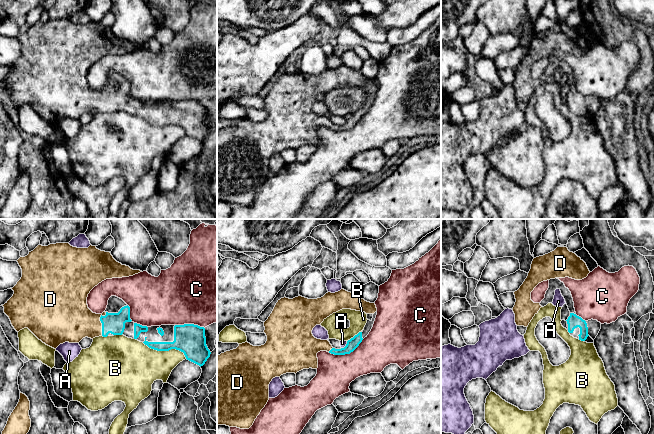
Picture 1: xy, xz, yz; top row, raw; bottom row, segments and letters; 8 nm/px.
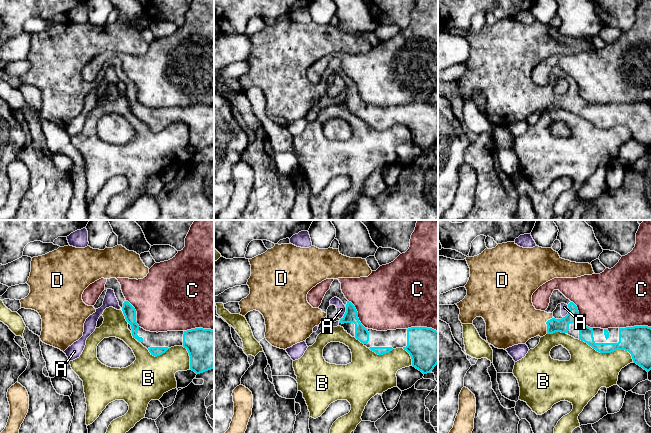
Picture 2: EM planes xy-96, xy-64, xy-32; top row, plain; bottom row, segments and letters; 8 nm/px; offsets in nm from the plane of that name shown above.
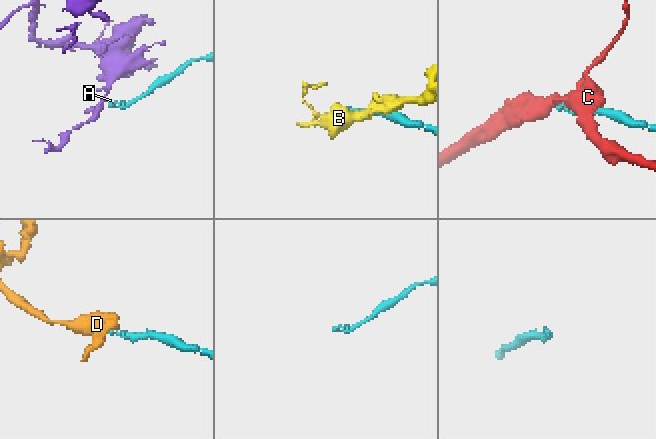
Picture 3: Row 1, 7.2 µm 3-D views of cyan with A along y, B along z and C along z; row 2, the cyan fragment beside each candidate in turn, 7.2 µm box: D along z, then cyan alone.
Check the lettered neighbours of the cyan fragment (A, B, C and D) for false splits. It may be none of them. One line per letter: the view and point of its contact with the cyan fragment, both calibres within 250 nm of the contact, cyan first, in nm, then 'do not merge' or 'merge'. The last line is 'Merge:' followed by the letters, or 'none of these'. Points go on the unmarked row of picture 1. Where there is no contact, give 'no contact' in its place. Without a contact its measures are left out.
A: xz (346, 121) | 90/50 nm | do not merge
B: xy (165, 126) | 240/340 nm | do not merge
C: xz (346, 129) | 90/280 nm | do not merge
D: xy (101, 98) | 170/360 nm | merge
Merge: D

